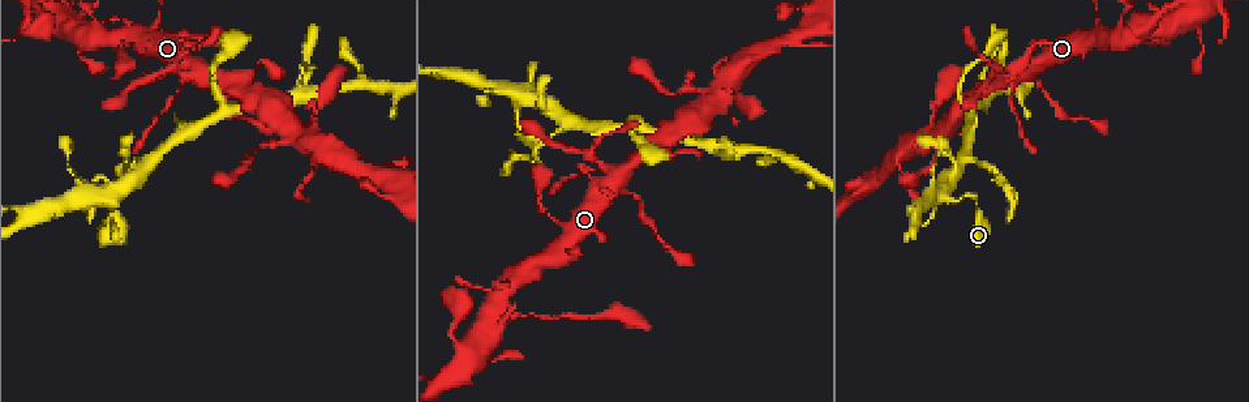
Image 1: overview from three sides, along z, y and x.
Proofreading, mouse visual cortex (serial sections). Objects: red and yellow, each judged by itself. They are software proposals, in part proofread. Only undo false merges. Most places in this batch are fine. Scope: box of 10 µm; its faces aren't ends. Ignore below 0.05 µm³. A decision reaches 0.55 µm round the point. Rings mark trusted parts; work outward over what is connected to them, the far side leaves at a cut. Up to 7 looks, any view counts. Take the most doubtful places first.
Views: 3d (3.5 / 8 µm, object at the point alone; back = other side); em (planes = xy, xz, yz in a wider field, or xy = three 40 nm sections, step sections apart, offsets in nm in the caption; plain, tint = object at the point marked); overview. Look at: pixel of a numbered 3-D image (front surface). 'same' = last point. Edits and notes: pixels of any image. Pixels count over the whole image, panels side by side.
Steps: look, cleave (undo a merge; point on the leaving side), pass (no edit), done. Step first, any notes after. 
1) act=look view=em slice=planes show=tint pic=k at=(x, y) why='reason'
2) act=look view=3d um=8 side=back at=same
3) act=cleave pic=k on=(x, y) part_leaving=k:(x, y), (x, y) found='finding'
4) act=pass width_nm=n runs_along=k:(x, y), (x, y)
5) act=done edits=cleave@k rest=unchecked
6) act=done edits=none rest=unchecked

act=look view=3d um=3.5 pic=1 at=(933, 158) why='a narrow waist'

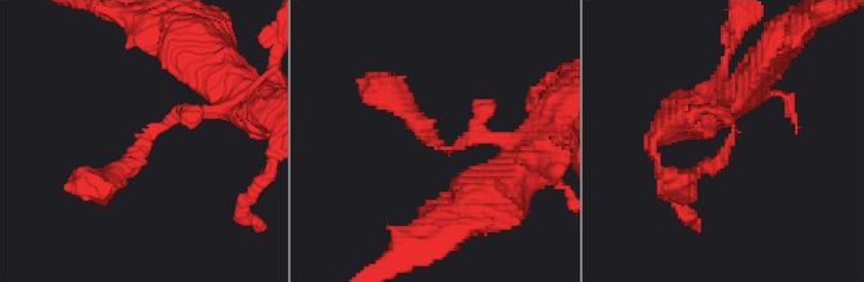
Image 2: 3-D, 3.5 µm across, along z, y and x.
act=look view=em slice=xy step=3 show=tint pic=2 at=(151, 137)

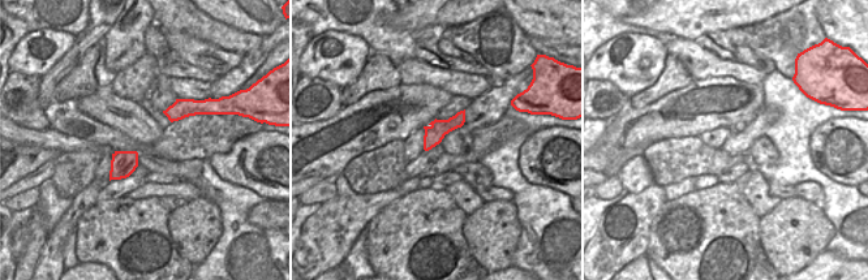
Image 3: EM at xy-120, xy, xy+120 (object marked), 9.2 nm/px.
act=look view=em slice=planes show=tint at=same

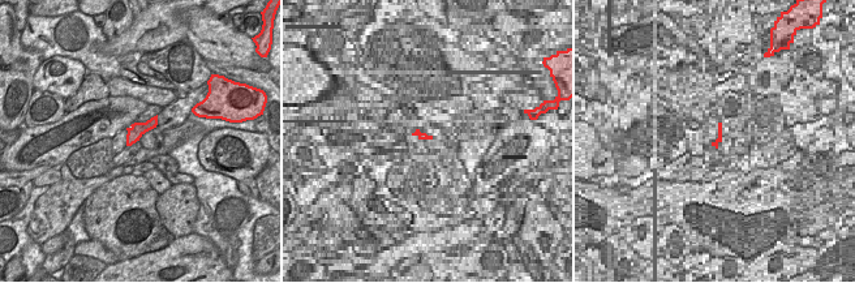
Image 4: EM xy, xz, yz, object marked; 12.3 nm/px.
act=pass runs_along=2:(224, 107), (168, 120), (100, 184) found='one cell here'

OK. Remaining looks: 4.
act=look view=3d um=8 pic=1 at=(806, 44) why='sudden change in width'

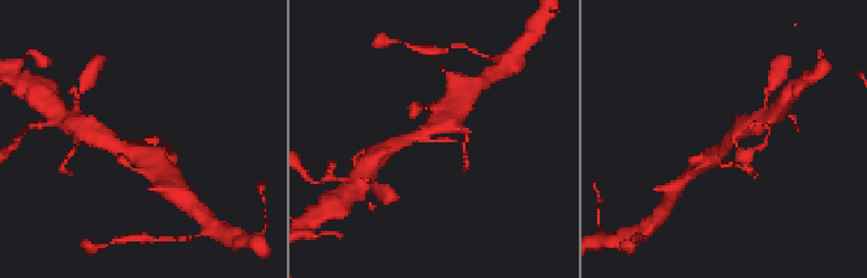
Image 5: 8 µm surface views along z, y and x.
act=look view=em slice=xy step=2 show=tint at=same

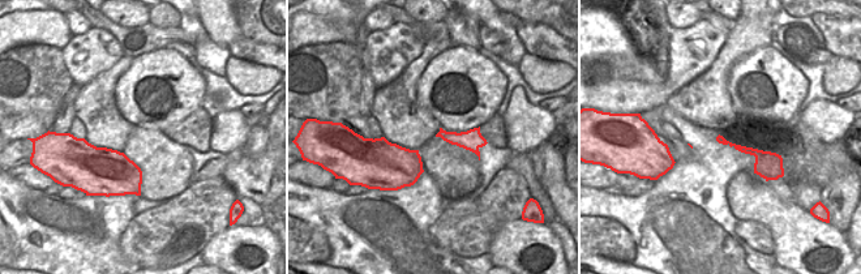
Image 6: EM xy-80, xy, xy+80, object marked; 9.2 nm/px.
act=pass width_nm=120 runs_along=5:(108, 142), (134, 152), (163, 136) found='all the same cell'

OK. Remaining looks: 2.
act=look view=3d um=3.5 pic=1 at=(943, 196) why='arms run side by side'

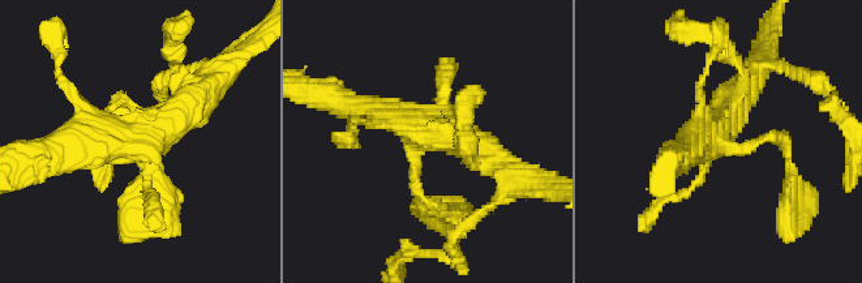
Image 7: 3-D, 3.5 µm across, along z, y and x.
act=look view=em slice=xy step=3 show=tint pic=7 at=(427, 139) why='now the EM'

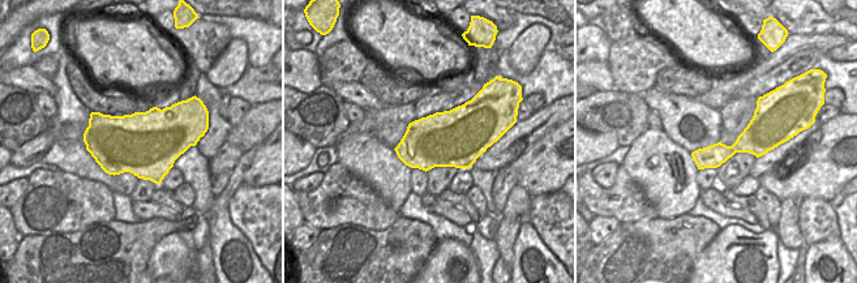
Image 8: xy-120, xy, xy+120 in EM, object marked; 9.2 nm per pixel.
act=pass runs_along=7:(145, 145), (124, 137), (201, 94) found='continuous, no second cell'

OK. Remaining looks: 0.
act=done edits=none rest=unchecked

